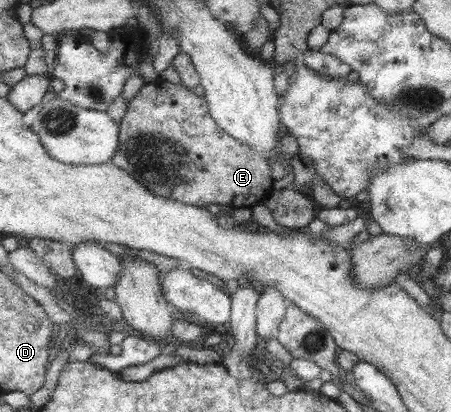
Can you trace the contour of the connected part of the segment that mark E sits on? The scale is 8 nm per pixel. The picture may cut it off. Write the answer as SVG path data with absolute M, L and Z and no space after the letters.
M160 78L151 84L144 83L143 87L133 96L133 99L128 102L128 109L120 123L120 146L111 161L116 166L127 170L128 174L134 175L144 186L150 187L152 191L155 191L156 194L164 198L174 198L178 202L191 203L194 206L202 206L204 209L206 209L208 204L234 206L234 208L244 208L244 206L248 206L248 208L250 208L265 202L266 196L276 186L275 181L271 178L271 165L264 154L259 153L256 149L253 149L252 146L245 145L242 141L228 134L211 115L207 98L205 96L201 98L200 96L196 96L192 89L184 87L183 84L170 84L170 82L166 82L166 80Z

